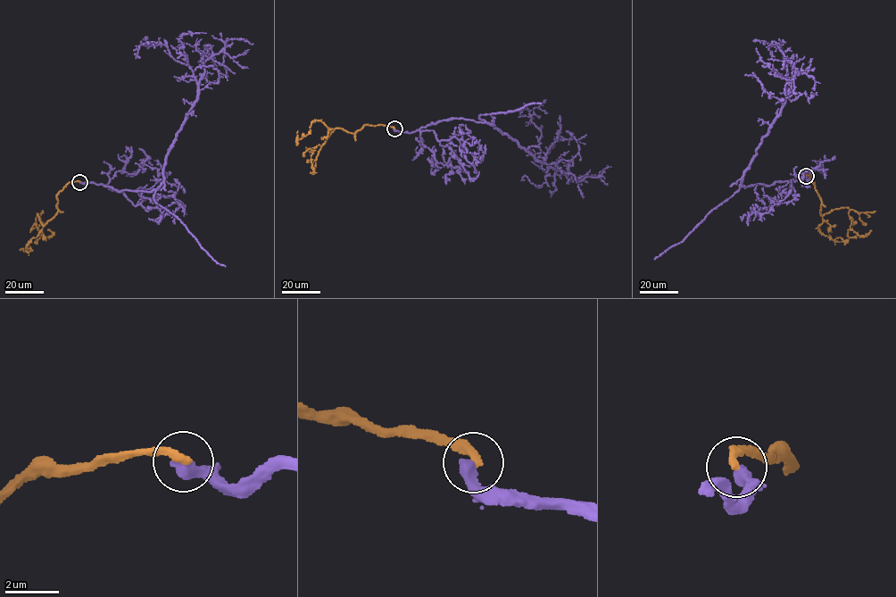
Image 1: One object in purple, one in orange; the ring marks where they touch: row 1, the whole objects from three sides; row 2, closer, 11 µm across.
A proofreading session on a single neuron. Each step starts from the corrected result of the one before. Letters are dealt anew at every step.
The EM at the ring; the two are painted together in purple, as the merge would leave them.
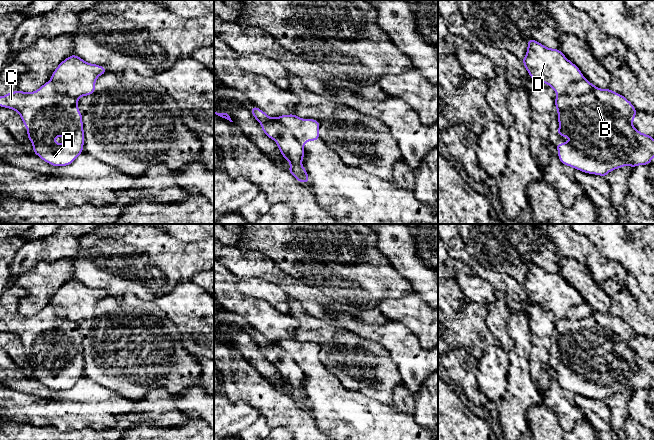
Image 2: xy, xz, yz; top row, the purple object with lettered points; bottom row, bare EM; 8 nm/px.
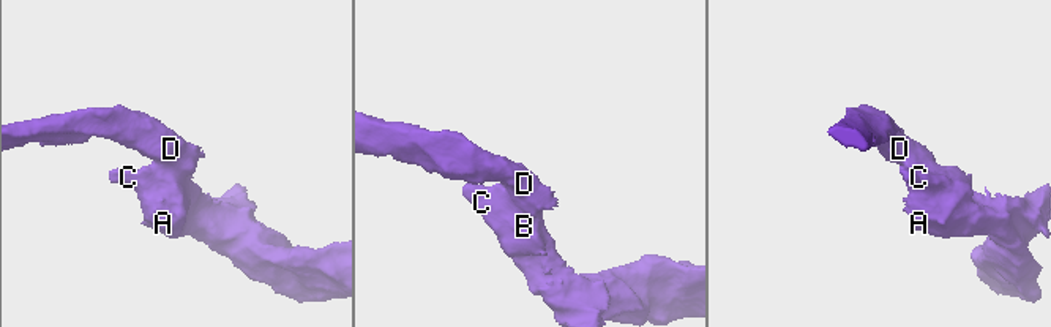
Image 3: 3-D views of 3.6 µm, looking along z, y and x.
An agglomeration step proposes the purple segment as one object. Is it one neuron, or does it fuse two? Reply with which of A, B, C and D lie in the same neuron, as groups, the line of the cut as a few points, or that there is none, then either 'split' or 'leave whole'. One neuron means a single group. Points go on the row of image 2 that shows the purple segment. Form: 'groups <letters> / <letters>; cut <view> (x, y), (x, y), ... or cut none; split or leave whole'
groups A B C / D; cut xz (273, 118), (284, 125), (302, 146); split

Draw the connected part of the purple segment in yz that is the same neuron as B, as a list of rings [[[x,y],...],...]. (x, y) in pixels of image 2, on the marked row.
[[[584,78],[570,84],[565,94],[557,94],[555,107],[559,123],[557,134],[570,138],[569,142],[555,144],[562,164],[606,177],[612,170],[624,166],[648,165],[654,158],[654,138],[632,125],[637,109],[610,88],[600,89]]]

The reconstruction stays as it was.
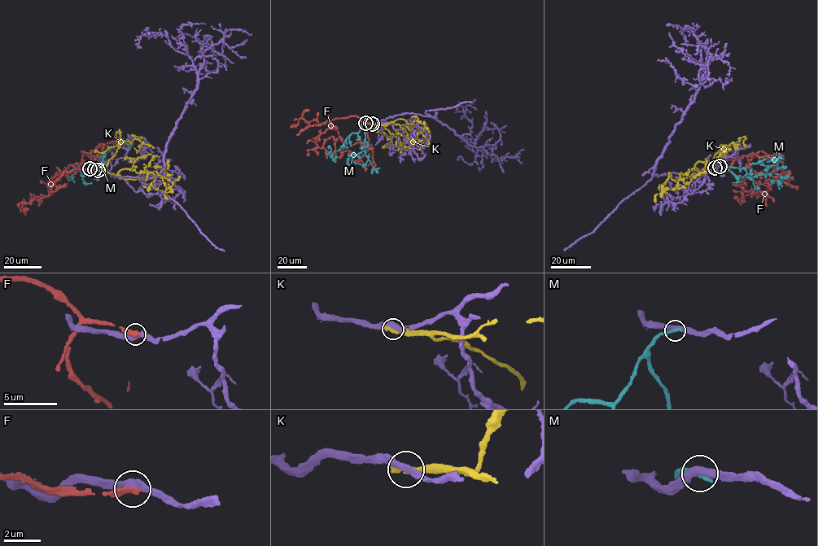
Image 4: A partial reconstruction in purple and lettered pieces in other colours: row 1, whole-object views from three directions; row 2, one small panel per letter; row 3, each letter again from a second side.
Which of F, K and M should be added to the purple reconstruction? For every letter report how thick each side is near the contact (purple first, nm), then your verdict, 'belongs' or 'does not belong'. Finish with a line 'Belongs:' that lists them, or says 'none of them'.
F: 400/400 nm | does not belong
K: 320/420 nm | does not belong
M: 400/380 nm | does not belong
Belongs: none of them

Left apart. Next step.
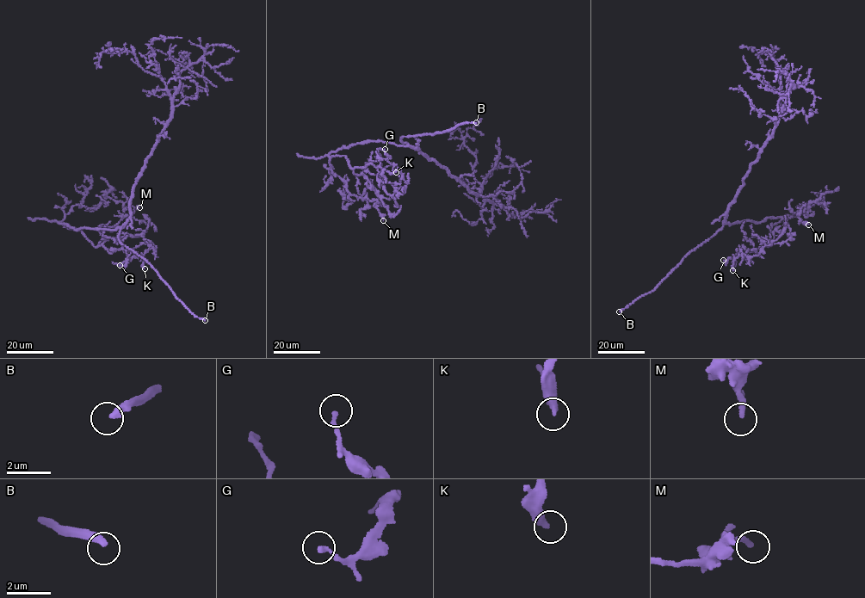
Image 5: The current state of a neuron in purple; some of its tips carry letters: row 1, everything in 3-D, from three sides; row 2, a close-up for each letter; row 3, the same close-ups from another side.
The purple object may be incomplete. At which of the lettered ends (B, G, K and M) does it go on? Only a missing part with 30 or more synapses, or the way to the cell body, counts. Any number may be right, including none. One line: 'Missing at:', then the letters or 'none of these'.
Missing at: B

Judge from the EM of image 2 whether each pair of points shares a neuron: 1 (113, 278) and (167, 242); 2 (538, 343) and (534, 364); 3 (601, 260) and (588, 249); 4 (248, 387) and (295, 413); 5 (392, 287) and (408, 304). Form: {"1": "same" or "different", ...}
{"1": "same", "2": "same", "3": "same", "4": "same", "5": "different"}

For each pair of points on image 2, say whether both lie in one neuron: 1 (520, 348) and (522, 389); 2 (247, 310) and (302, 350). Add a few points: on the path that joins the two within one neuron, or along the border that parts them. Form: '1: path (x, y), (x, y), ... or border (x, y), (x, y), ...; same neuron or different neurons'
1: path (519, 358), (519, 379); same neuron
2: border (294, 337), (279, 339), (274, 342); different neurons

